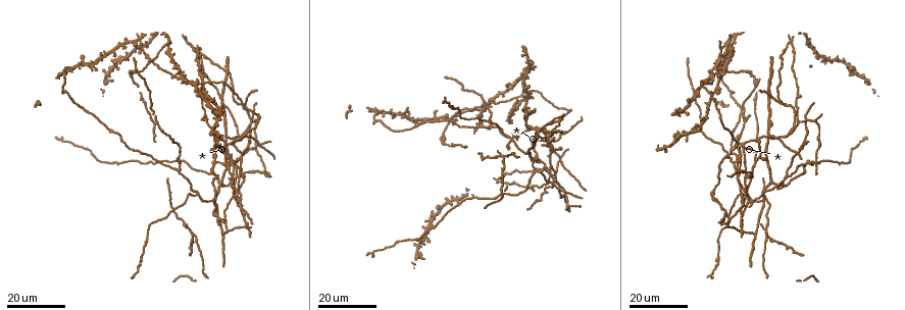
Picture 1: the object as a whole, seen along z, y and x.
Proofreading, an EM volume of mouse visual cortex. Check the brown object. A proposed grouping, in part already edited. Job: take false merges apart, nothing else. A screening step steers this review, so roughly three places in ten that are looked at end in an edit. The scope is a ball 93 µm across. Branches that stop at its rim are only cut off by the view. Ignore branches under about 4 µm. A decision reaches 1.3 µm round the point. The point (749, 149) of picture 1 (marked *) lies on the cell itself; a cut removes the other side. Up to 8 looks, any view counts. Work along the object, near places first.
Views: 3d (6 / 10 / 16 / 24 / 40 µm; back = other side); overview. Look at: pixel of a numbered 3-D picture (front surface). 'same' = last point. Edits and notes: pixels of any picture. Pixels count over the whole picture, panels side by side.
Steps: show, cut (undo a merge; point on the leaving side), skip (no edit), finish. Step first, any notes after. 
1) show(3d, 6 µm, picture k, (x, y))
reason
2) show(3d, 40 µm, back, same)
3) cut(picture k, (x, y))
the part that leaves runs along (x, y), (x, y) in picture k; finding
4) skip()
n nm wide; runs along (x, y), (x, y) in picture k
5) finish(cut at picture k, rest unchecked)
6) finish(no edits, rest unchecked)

show(3d, 16 µm, picture 1, (551, 174))
three arms meet

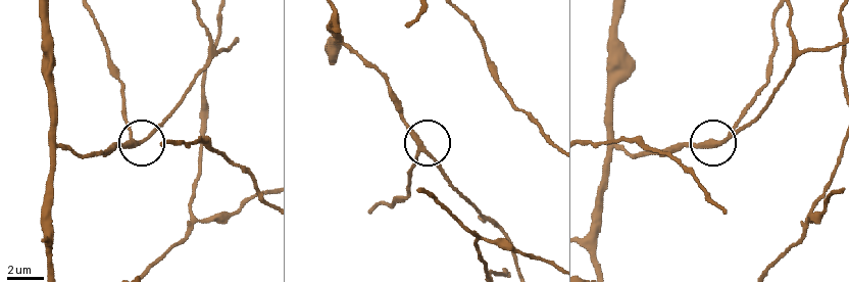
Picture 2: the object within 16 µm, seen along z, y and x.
show(3d, 10 µm, picture 2, (422, 145))
closer look

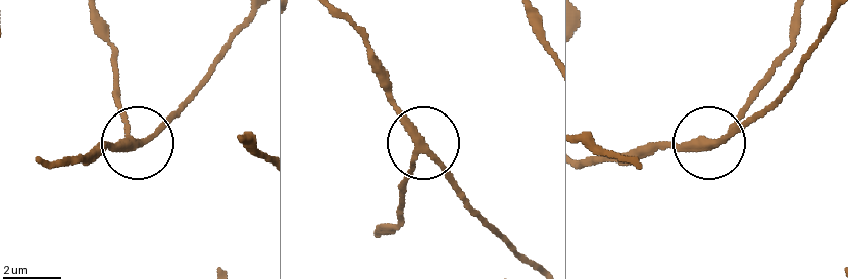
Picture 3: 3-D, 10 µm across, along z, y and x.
skip()
side arm 31 µm; all the same cell

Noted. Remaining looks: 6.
show(3d, 16 µm, picture 1, (228, 138))

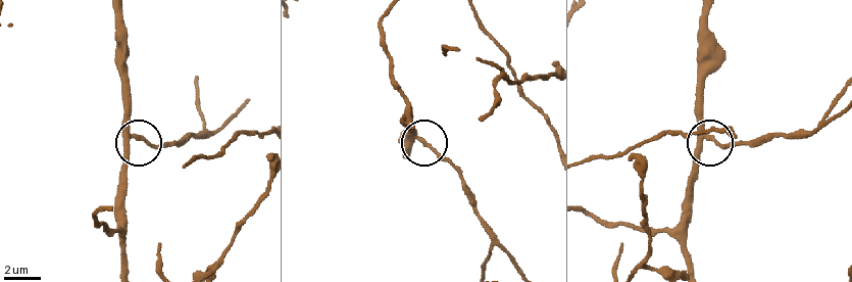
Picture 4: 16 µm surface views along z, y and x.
show(3d, 6 µm, picture 4, (132, 133))

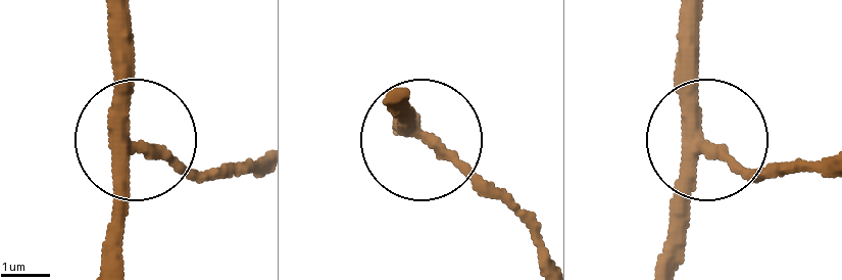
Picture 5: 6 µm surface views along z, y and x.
show(3d, 6 µm, back, picture 5, (701, 145))

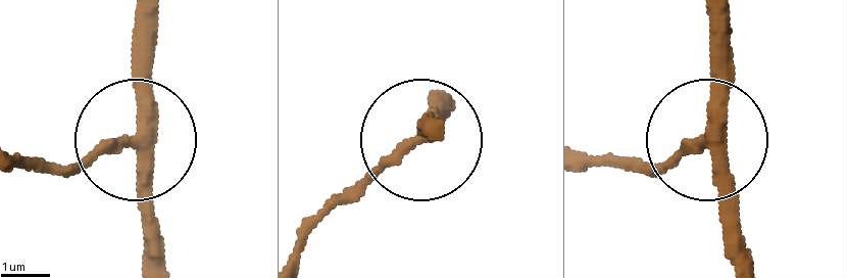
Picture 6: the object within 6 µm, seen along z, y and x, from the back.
skip()
290 nm wide; one cell here

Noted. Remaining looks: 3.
show(3d, 24 µm, picture 1, (762, 199))
three-way junction

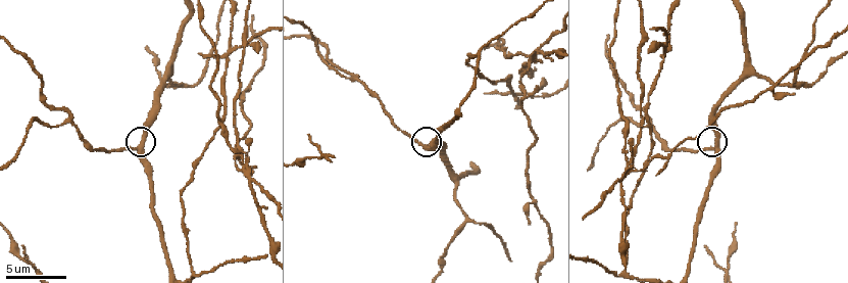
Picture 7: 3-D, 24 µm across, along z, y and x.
show(3d, 10 µm, picture 7, (421, 145))

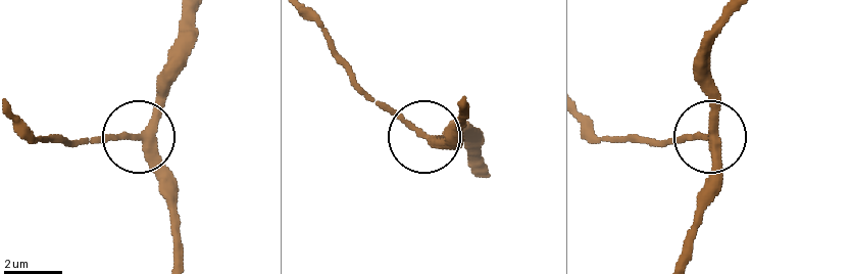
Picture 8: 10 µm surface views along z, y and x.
skip()
280 nm wide; runs along (733, 15), (711, 52), (711, 189) in picture 8; continuous, no second cell

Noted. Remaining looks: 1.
show(3d, 6 µm, picture 7, (182, 85))

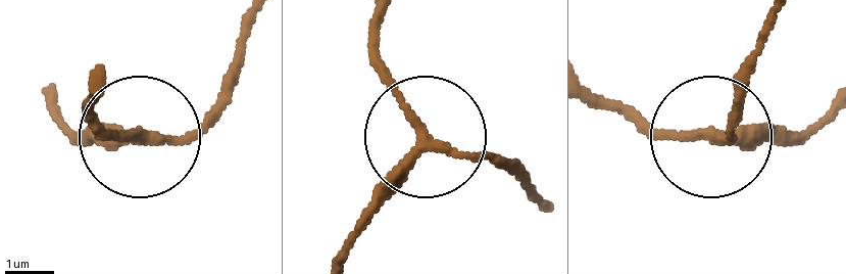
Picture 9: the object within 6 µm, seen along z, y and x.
skip()
side arm 39 µm; 3 arms; continuous, no second cell

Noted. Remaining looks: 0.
finish(no edits, rest unchecked)

